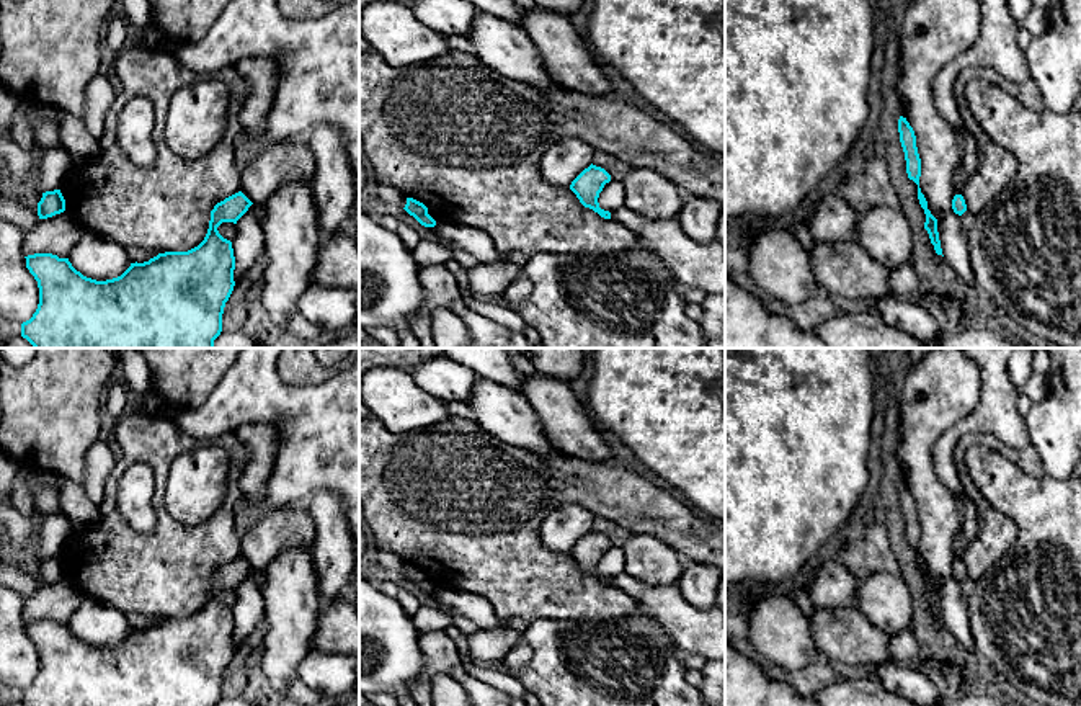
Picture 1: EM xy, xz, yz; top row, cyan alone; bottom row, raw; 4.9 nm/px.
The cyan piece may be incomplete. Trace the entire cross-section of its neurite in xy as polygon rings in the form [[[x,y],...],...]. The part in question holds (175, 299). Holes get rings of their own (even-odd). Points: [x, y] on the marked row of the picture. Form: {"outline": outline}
{"outline": [[[242,191],[225,198],[211,211],[207,234],[198,247],[131,263],[121,276],[106,281],[83,276],[69,258],[52,253],[24,257],[38,281],[39,304],[33,317],[21,324],[21,337],[34,348],[214,348],[235,286],[232,242],[217,227],[222,222],[237,224],[251,204]]]}

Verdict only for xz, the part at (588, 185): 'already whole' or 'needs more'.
already whole

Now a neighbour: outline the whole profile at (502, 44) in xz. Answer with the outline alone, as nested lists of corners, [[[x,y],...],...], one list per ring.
[[[478,11],[467,39],[475,46],[477,57],[498,74],[540,90],[558,88],[545,72],[536,46],[518,25]]]

